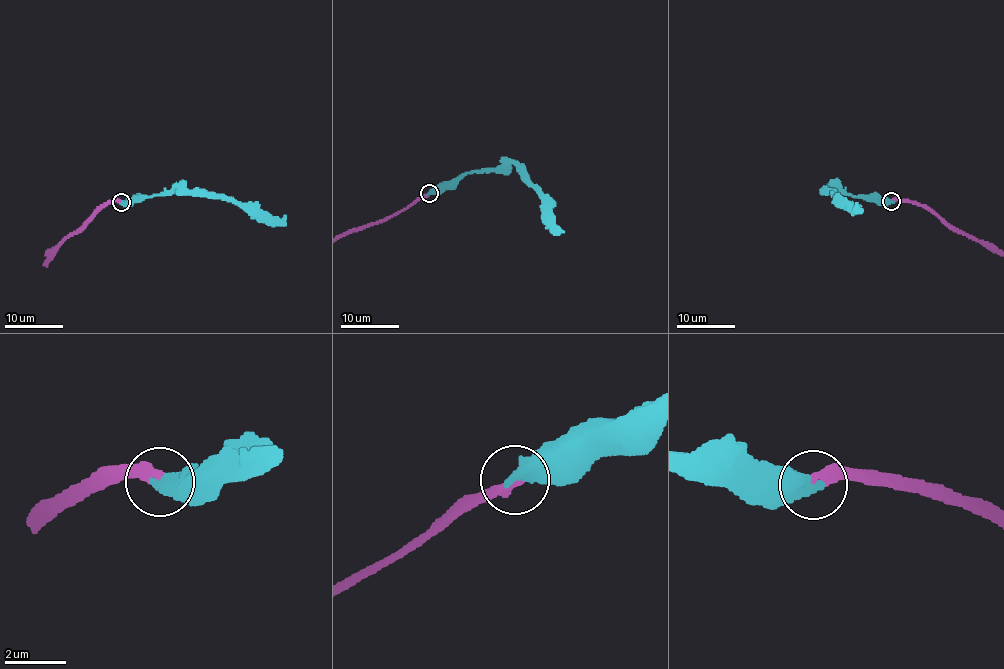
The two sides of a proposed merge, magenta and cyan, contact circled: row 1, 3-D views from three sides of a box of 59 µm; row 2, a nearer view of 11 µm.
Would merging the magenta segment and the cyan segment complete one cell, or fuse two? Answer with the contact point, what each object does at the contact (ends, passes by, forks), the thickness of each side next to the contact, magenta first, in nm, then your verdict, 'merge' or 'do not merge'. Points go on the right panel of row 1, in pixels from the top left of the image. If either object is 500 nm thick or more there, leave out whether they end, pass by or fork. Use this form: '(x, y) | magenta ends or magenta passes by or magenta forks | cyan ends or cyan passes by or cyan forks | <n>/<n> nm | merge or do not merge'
(891, 201) | magenta ends | cyan ends | 320/460 nm | merge

